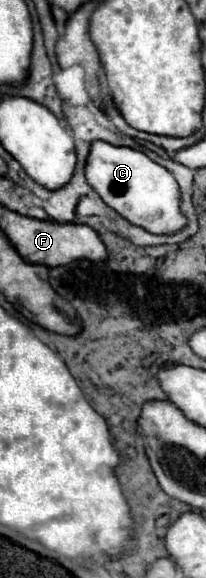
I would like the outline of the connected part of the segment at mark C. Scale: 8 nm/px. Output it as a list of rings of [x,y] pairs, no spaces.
[[[96,140],[90,146],[84,174],[94,192],[134,226],[140,226],[152,234],[168,234],[180,230],[186,224],[186,218],[178,208],[180,190],[174,176],[140,150]]]

